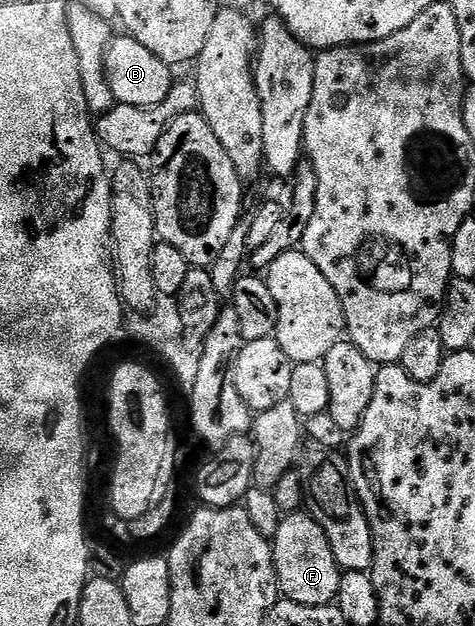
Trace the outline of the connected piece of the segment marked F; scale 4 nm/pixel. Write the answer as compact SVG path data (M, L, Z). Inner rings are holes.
M308 512L284 515L271 540L273 563L277 569L277 585L288 601L308 606L327 606L337 601L343 573L327 544L323 528Z

